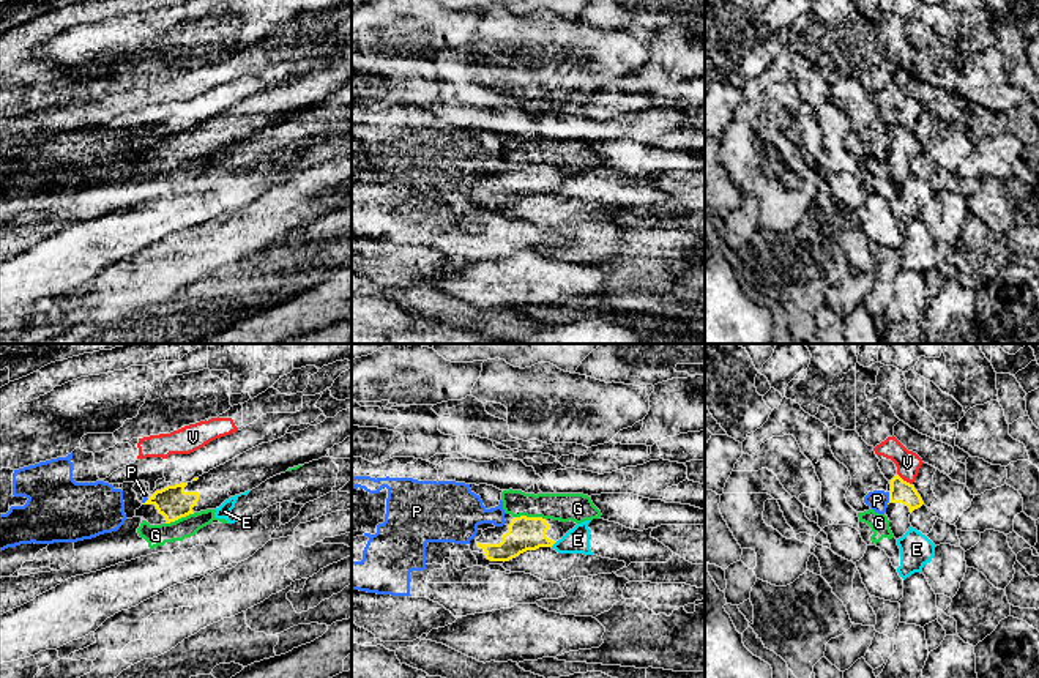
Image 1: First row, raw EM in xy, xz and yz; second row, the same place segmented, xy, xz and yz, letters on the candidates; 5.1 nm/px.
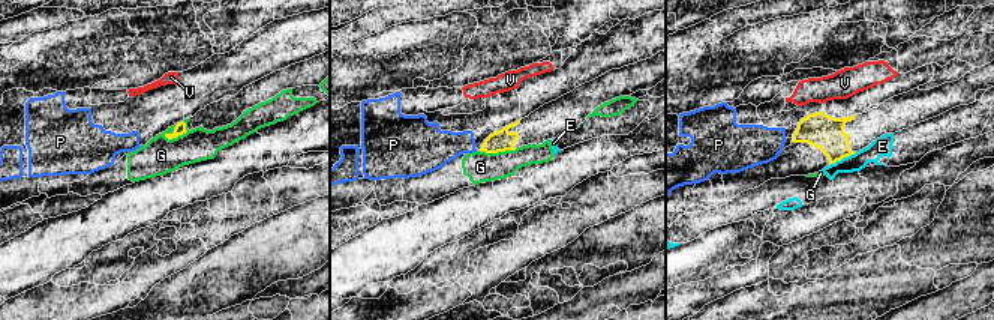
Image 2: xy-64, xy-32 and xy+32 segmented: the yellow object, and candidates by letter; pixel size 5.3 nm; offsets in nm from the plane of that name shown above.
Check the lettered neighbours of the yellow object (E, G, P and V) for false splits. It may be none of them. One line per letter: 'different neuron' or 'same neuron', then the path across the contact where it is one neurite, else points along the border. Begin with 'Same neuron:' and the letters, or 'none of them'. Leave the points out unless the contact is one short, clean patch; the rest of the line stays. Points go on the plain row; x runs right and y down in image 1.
Same neuron: none of them
E: different neuron | along xz (555, 189), (551, 193)
G: different neuron | along xz (514, 163), (541, 163), (544, 166)
P: different neuron | along yz (890, 139), (886, 150)
V: different neuron | along yz (897, 120), (912, 131)

